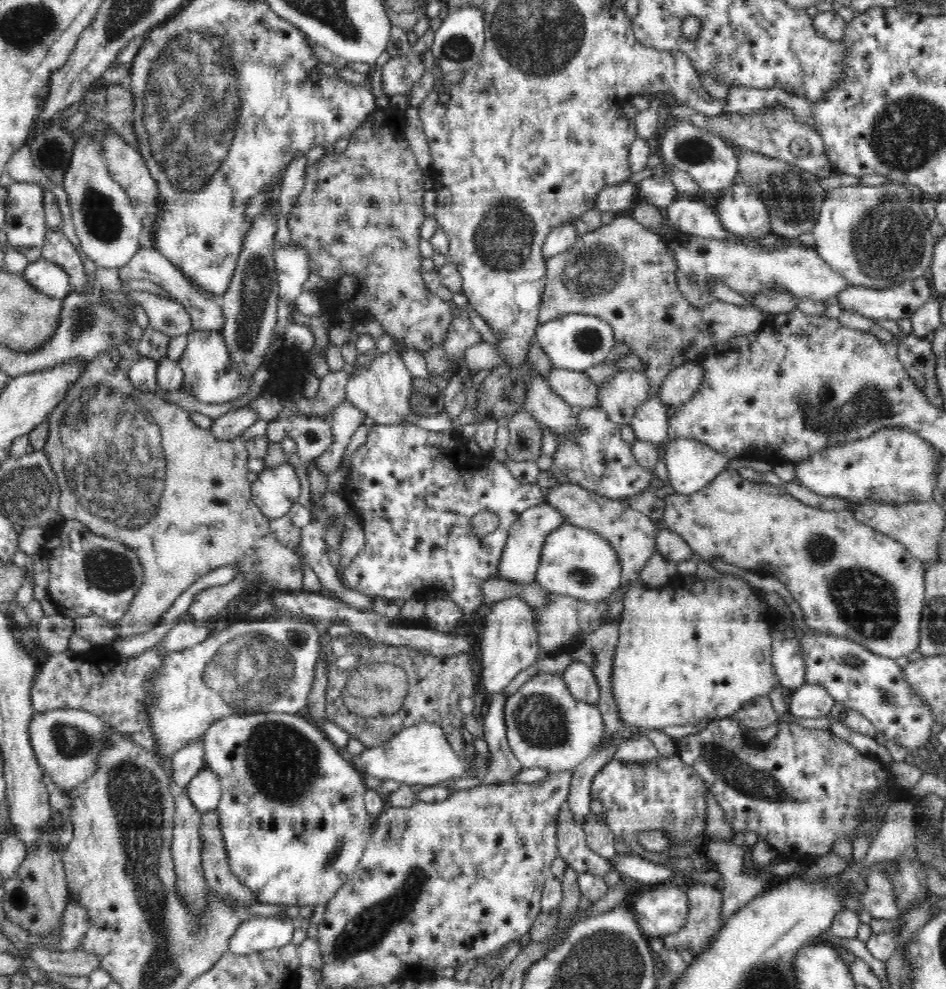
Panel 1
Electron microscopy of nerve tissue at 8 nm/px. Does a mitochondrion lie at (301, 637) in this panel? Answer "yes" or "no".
yes

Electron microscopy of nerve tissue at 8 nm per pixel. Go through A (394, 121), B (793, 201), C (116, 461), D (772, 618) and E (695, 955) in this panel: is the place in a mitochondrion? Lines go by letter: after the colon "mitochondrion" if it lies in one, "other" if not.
A: other
B: mitochondrion
C: mitochondrion
D: other
E: other

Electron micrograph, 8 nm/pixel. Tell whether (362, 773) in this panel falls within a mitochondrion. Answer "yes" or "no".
no

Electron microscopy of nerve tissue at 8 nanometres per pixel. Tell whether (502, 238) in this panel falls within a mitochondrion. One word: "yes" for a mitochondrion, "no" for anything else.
yes

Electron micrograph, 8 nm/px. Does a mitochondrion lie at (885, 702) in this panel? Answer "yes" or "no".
yes

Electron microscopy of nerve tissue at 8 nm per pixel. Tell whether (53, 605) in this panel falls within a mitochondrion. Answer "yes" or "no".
no

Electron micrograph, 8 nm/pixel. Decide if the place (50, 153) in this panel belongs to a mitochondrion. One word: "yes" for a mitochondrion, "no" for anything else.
yes

